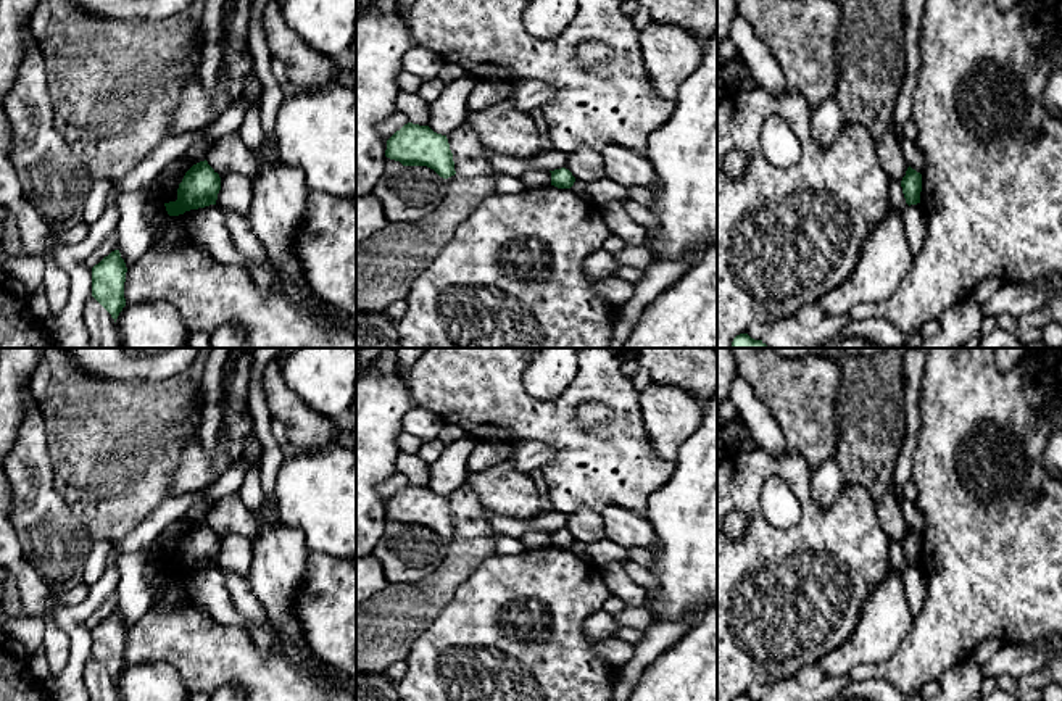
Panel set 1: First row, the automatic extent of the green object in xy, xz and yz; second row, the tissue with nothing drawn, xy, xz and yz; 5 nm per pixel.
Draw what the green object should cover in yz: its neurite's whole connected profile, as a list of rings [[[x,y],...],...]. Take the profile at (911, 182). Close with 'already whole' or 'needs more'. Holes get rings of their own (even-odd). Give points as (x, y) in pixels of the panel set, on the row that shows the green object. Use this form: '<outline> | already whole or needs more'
[[[911,166],[906,171],[906,176],[901,180],[902,193],[906,203],[917,205],[920,203],[920,192],[922,192],[922,174],[912,169]]] | already whole

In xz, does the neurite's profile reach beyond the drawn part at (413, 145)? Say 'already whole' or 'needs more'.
already whole

